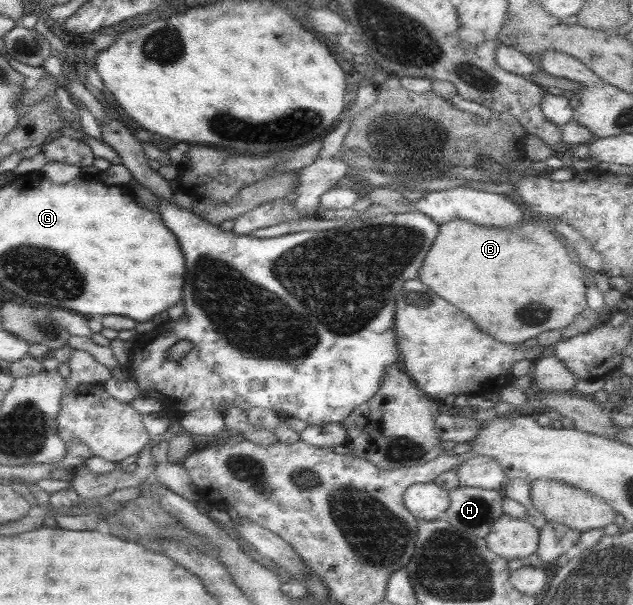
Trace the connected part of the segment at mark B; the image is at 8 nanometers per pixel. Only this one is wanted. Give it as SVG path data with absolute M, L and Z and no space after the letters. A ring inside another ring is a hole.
M527 213L524 216L522 223L512 229L479 227L462 219L442 223L416 277L431 292L462 311L481 331L499 343L522 343L542 331L563 329L587 307L587 282L580 261L569 259L559 237L555 237L558 234L553 231L549 220Z

